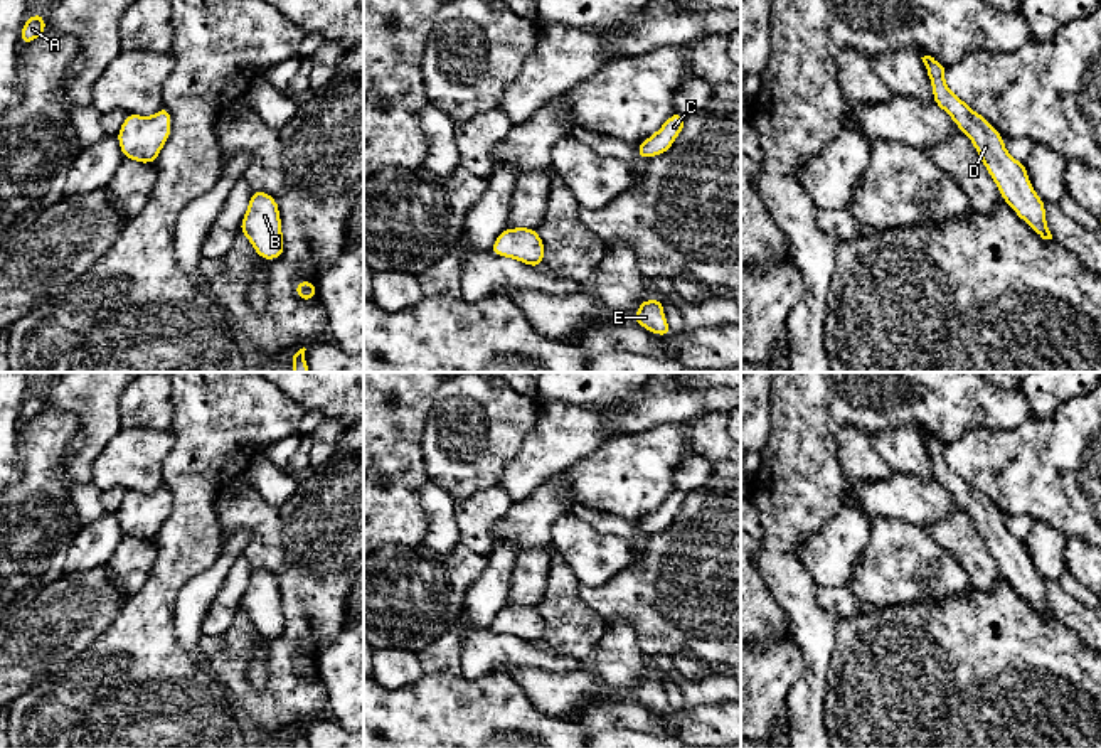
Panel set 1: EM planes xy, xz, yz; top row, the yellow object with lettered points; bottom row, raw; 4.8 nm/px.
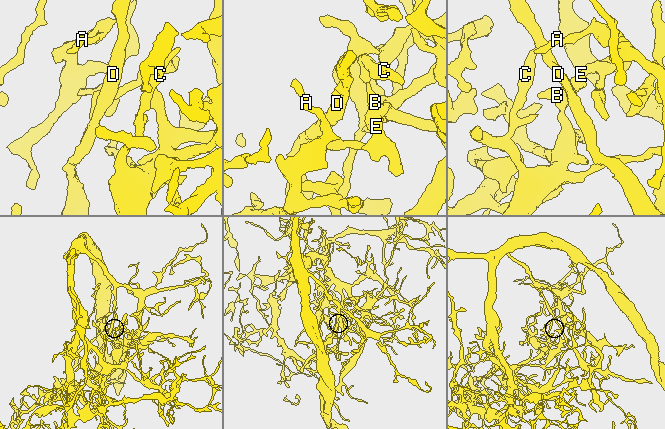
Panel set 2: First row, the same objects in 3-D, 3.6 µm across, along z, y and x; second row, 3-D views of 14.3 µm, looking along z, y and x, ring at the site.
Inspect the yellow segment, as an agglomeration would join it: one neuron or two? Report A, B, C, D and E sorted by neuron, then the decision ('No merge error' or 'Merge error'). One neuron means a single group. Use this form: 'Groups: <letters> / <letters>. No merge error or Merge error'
Groups: A B C D E. No merge error

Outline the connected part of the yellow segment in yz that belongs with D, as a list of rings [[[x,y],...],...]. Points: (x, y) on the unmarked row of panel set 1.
[[[931,433],[921,436],[933,463],[934,482],[949,492],[960,509],[970,514],[1002,576],[1037,613],[1052,617],[1045,598],[1045,580],[1035,571],[1027,542],[1007,529],[1002,510],[985,494],[971,487],[946,463],[948,443]]]

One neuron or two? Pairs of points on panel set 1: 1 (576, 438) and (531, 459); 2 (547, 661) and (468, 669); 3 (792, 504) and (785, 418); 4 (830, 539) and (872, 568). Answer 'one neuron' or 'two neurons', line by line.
1: one neuron
2: one neuron
3: one neuron
4: two neurons

